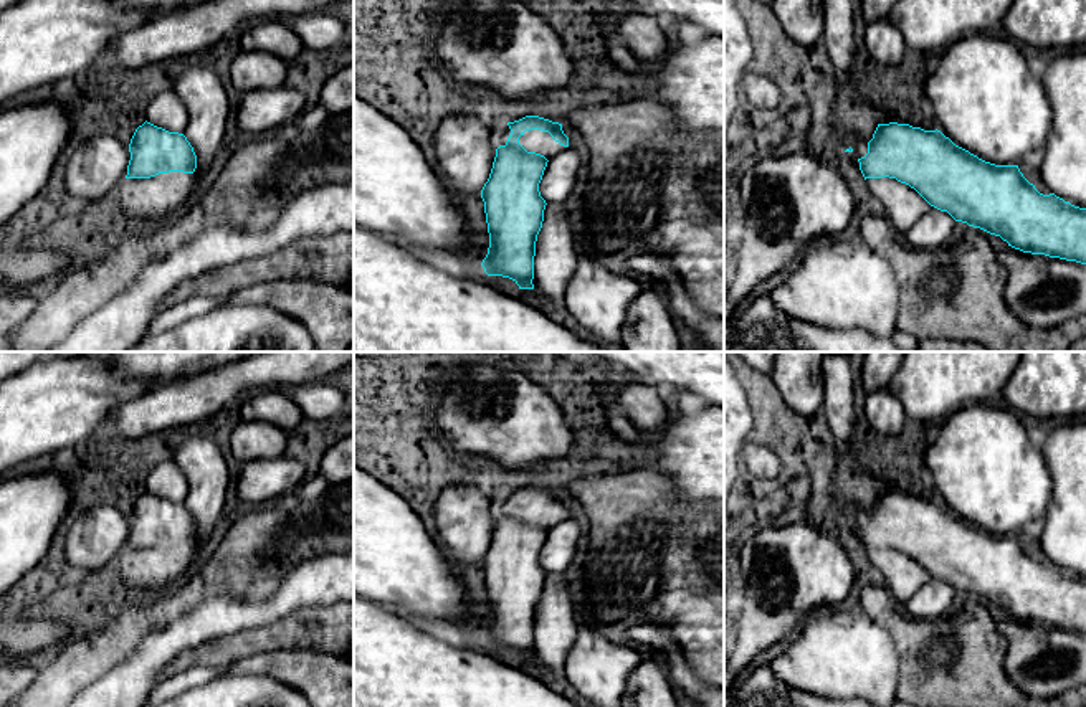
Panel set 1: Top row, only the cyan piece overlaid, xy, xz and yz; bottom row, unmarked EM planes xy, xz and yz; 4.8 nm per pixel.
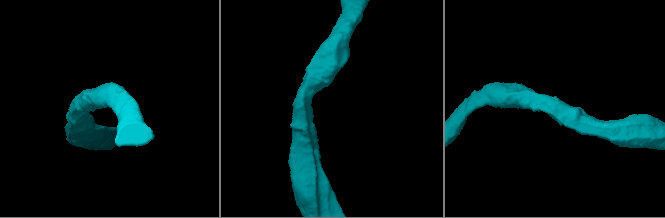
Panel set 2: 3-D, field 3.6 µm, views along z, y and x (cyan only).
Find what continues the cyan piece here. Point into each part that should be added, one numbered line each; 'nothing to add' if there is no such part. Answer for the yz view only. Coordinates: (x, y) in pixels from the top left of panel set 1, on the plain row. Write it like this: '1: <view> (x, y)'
1: yz (903, 575)

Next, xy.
1: xy (159, 569)

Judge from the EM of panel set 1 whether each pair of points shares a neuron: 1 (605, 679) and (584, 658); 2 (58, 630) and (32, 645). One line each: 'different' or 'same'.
1: same
2: same

